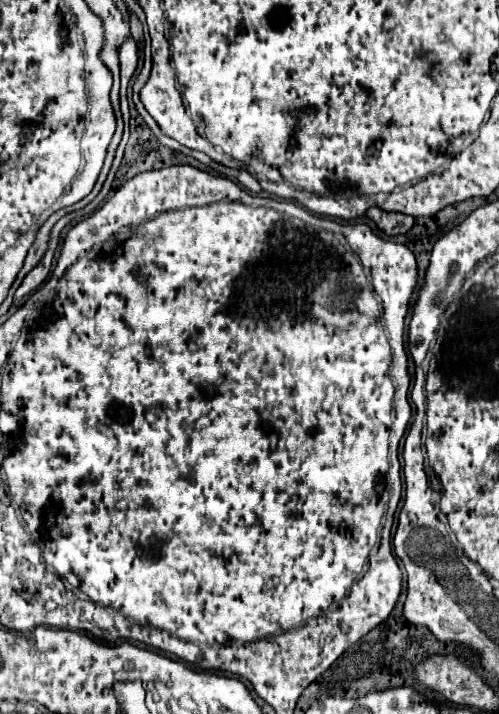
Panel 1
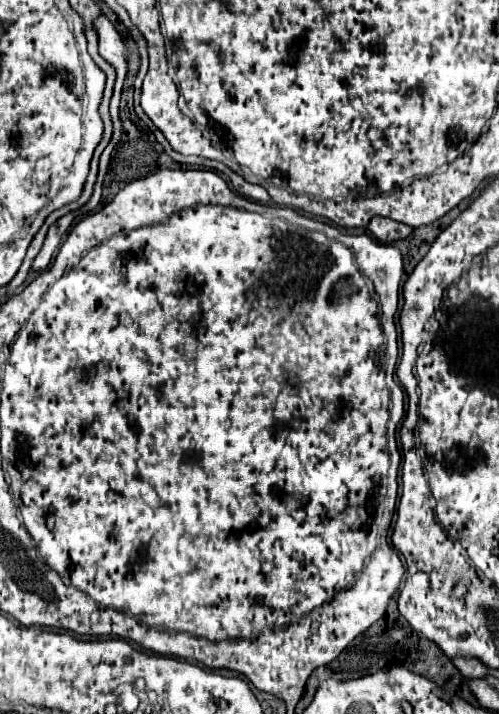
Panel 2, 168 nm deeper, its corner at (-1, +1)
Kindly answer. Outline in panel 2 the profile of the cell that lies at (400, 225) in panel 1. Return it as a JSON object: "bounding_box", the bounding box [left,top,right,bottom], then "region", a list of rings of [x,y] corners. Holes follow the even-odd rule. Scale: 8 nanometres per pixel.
{"bounding_box":[367,216,413,244],"region":[[[375,216],[375,218],[369,222],[367,228],[371,230],[371,234],[373,234],[377,240],[381,240],[381,242],[385,242],[385,244],[403,240],[403,238],[407,238],[407,236],[413,232],[413,228],[409,228],[409,226],[405,226],[405,224],[399,224],[399,222],[393,222],[393,220],[389,220],[389,218],[381,218],[381,216]]]}

